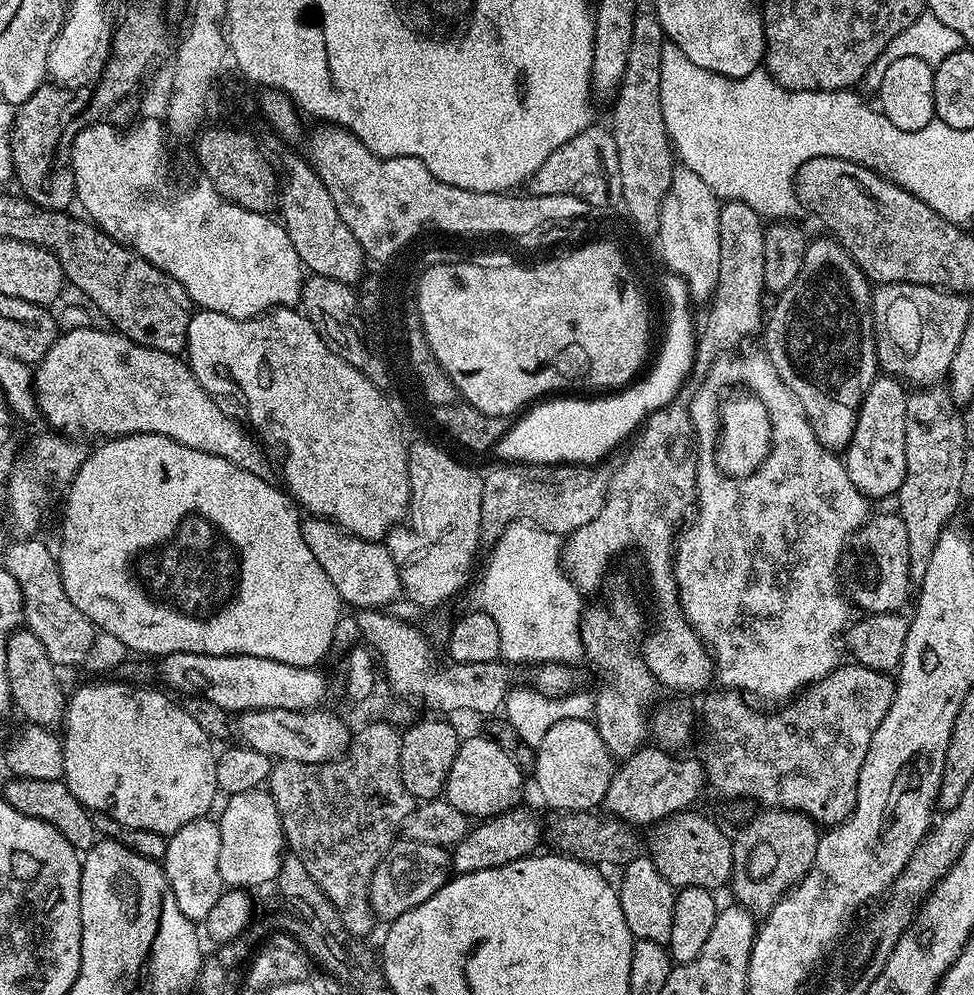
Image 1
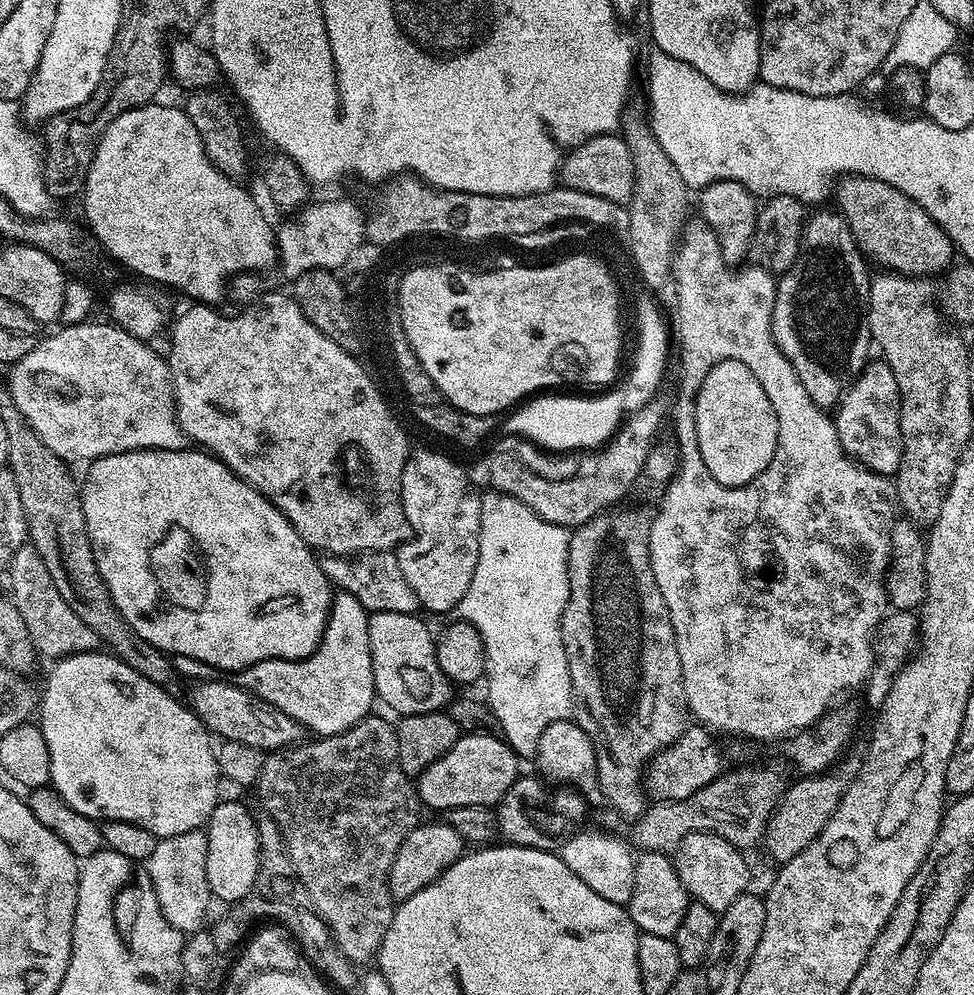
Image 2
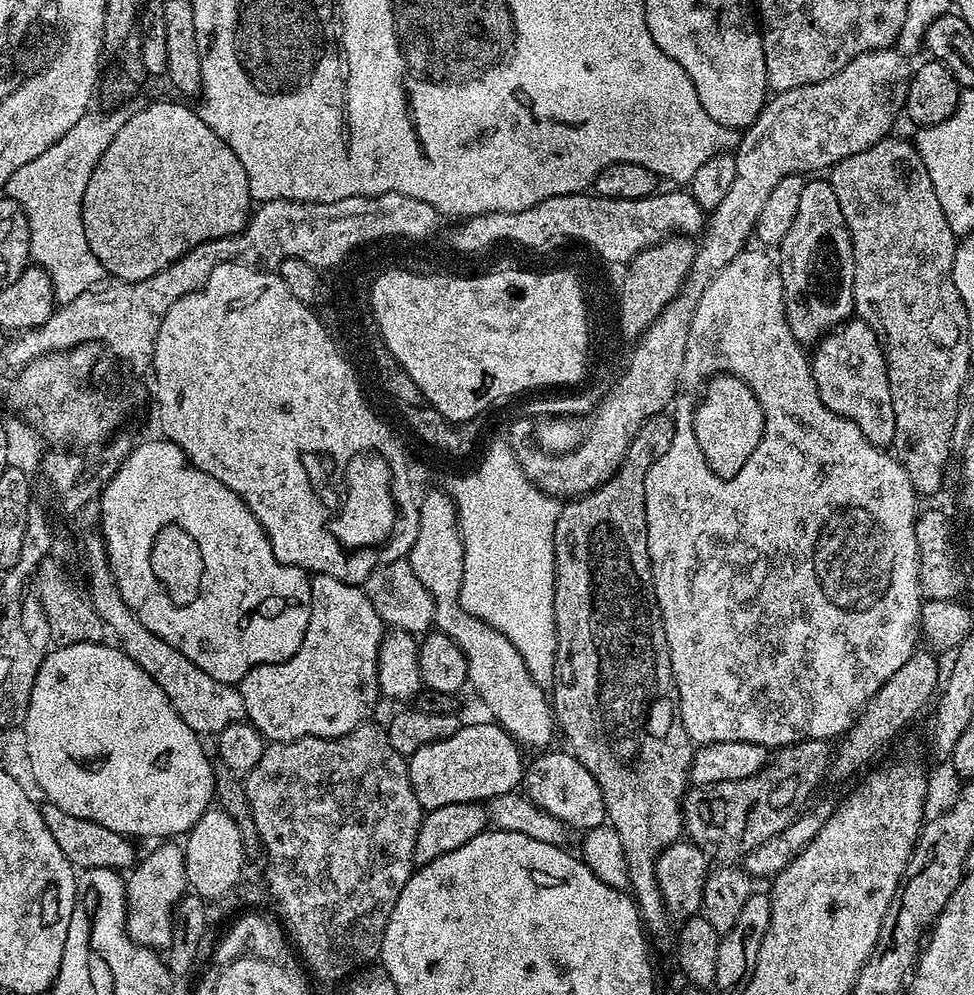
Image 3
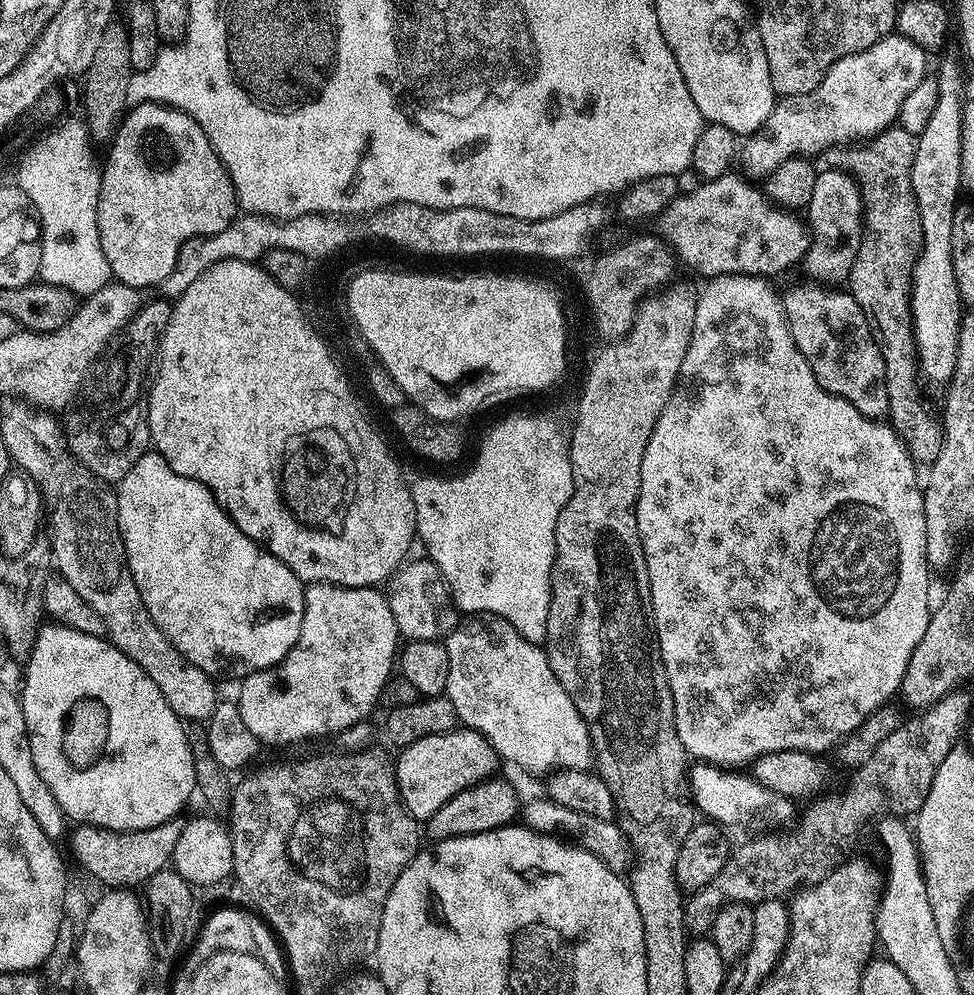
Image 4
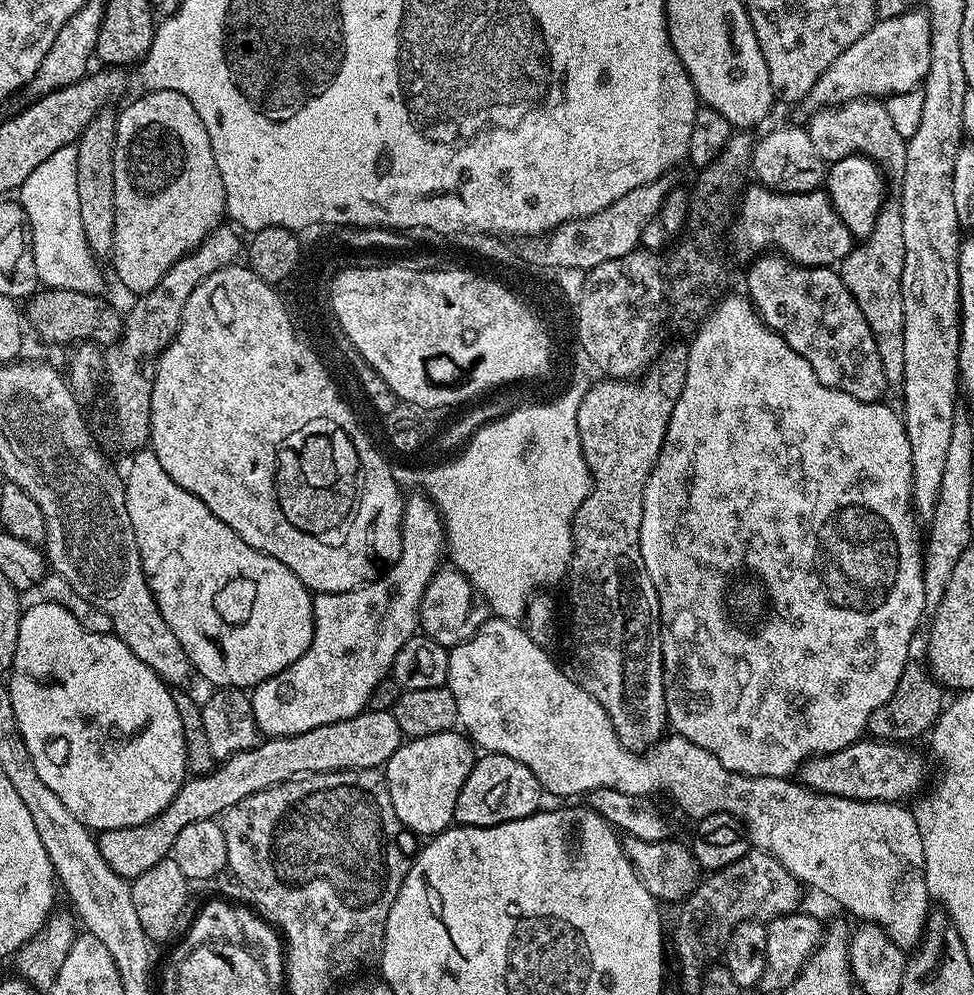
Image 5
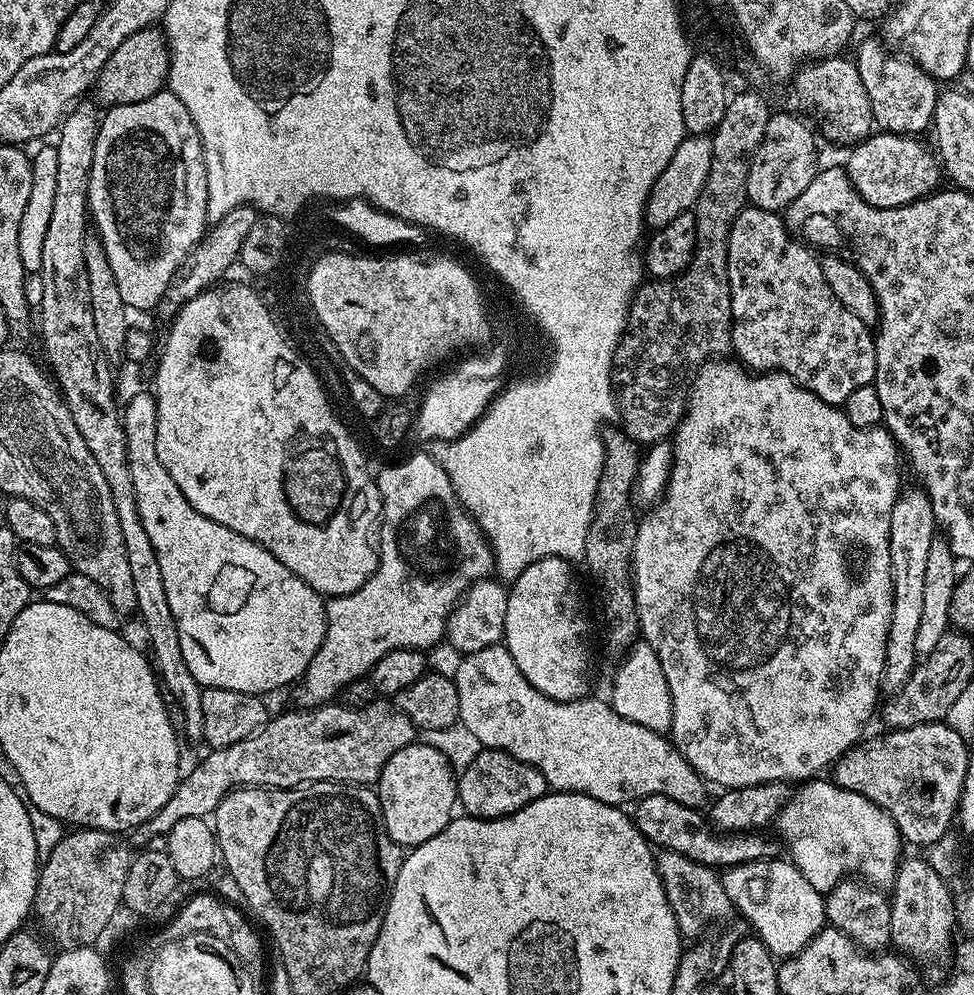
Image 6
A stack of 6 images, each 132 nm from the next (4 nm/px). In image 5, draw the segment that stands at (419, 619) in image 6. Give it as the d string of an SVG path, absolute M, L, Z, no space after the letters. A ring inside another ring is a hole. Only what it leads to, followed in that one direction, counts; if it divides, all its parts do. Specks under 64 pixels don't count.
M417 494L417 496L411 497L409 495L404 501L404 513L402 514L400 529L402 530L402 550L398 554L395 564L383 574L377 576L371 584L364 584L361 588L355 588L349 592L321 592L313 595L312 617L314 618L314 634L312 635L312 641L306 650L306 654L302 654L302 658L298 658L298 662L286 666L286 670L274 674L270 678L266 678L262 683L251 689L250 695L252 705L254 706L254 718L258 722L261 733L265 737L271 738L273 736L297 736L298 734L306 734L306 730L314 730L318 726L330 726L334 722L342 722L346 718L354 718L359 712L365 711L369 707L368 699L375 694L376 687L383 682L384 676L386 680L386 677L391 673L392 663L398 654L398 650L402 650L402 646L406 646L406 642L411 636L417 635L422 594L426 590L430 578L441 568L443 560L440 559L445 559L446 556L444 519L441 518L440 511L432 505L431 500L427 496Z

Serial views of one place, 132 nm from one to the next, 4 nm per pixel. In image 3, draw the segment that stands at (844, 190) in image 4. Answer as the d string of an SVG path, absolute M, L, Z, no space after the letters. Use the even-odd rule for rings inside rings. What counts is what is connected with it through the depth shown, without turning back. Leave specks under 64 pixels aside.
M812 178L805 183L798 218L794 220L794 226L790 226L783 243L783 247L788 248L788 269L785 267L782 272L784 305L793 334L805 346L824 340L856 310L856 259L852 236L835 189L827 179L816 179L820 178Z

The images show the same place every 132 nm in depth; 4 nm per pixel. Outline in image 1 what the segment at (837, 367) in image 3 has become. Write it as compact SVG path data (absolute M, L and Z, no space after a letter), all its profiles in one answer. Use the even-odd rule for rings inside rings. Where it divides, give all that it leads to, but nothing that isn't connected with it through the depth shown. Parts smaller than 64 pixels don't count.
M880 374L870 386L870 390L866 390L860 410L856 413L854 434L842 459L844 468L850 474L850 482L854 482L854 486L858 486L860 493L873 501L880 500L883 496L895 497L906 478L908 398L909 393L901 381L894 376Z

